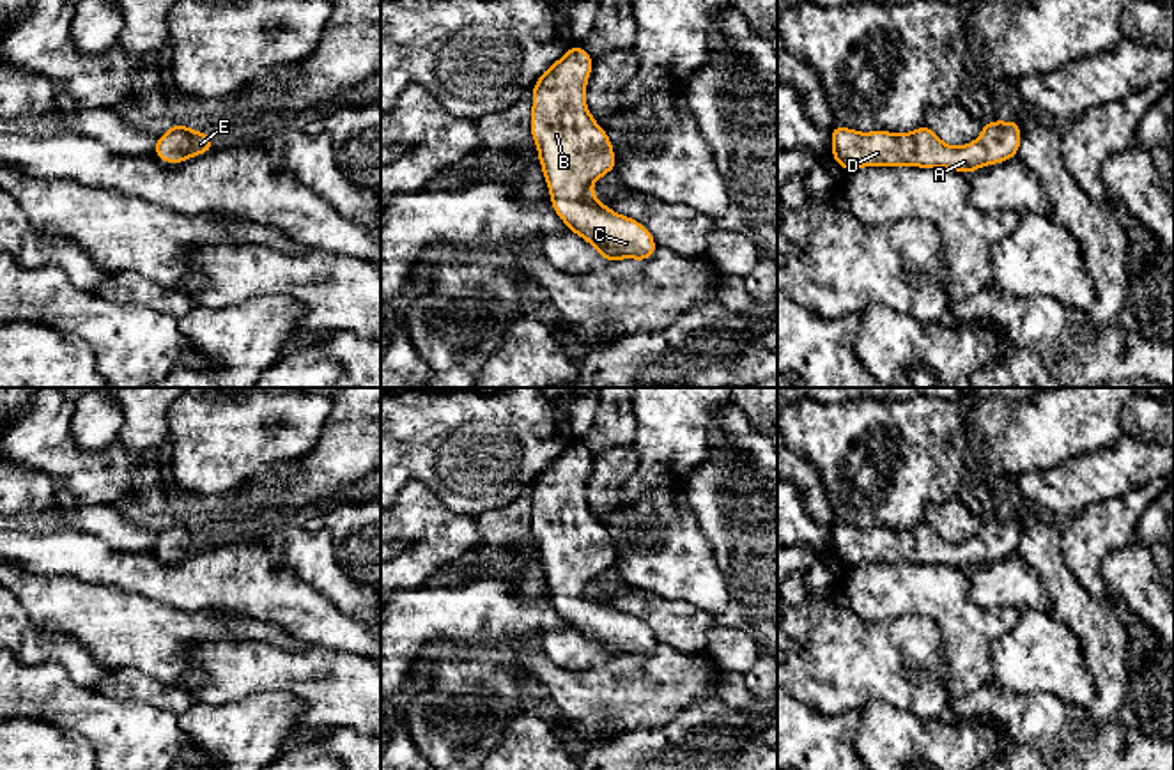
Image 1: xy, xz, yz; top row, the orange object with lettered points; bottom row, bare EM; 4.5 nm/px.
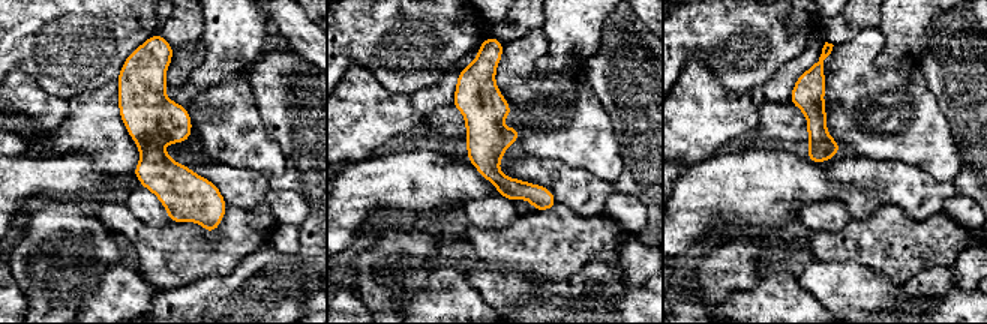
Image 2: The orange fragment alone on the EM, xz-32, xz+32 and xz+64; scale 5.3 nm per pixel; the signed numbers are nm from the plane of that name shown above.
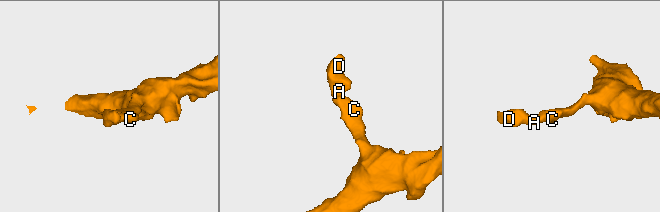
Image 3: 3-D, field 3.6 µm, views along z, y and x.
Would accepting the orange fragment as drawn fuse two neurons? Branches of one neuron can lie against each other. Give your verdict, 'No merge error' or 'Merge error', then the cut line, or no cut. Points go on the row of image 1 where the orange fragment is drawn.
No merge error. No split

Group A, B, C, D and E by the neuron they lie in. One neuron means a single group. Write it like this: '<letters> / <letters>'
A B C D E

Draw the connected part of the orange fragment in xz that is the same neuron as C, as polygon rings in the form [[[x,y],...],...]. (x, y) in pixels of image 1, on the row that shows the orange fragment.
[[[575,44],[537,80],[531,138],[551,205],[567,228],[593,244],[604,262],[648,260],[657,250],[650,230],[607,209],[591,193],[593,182],[616,165],[611,140],[584,101],[591,62],[593,57]]]

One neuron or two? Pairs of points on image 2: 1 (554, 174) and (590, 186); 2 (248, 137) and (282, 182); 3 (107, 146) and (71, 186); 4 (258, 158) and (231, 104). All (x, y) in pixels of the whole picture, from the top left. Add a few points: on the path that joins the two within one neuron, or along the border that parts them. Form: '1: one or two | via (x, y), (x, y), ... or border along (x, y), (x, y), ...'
1: one | via (563, 180), (572, 186), (581, 186)
2: two | border along (272, 140), (284, 156), (284, 171), (279, 176)
3: two | border along (57, 155), (84, 153), (99, 170), (126, 171)
4: one | via (246, 144), (231, 129), (231, 117)

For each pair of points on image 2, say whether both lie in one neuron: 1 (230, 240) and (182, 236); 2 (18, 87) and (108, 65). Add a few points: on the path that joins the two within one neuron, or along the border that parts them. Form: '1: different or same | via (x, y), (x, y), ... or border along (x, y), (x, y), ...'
1: same | via (218, 243), (194, 239)
2: different | border along (15, 69), (29, 74), (51, 95), (66, 99)

